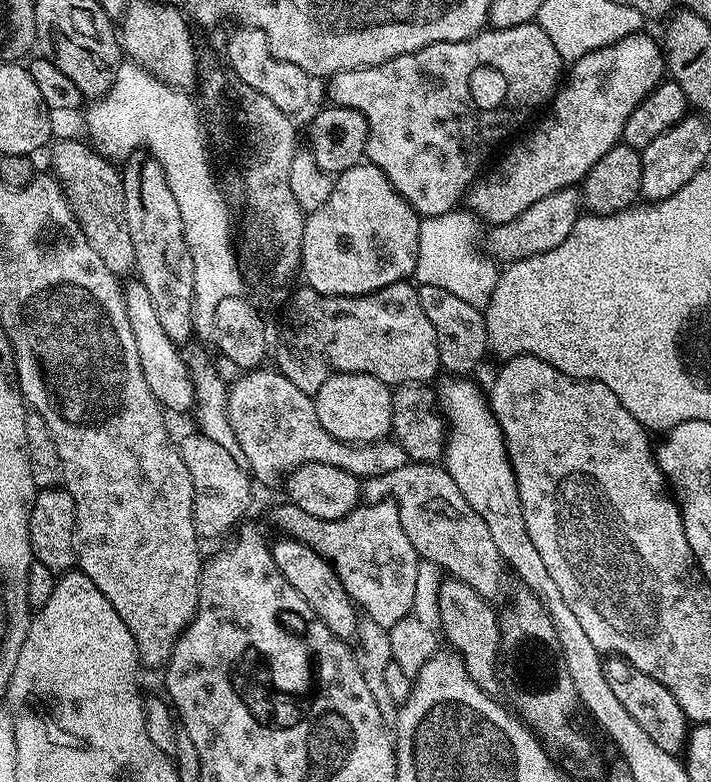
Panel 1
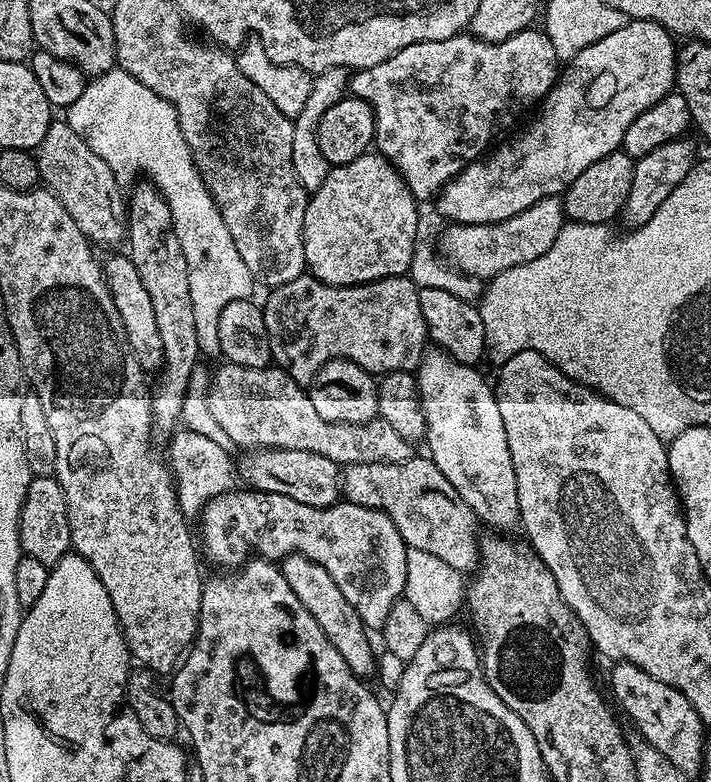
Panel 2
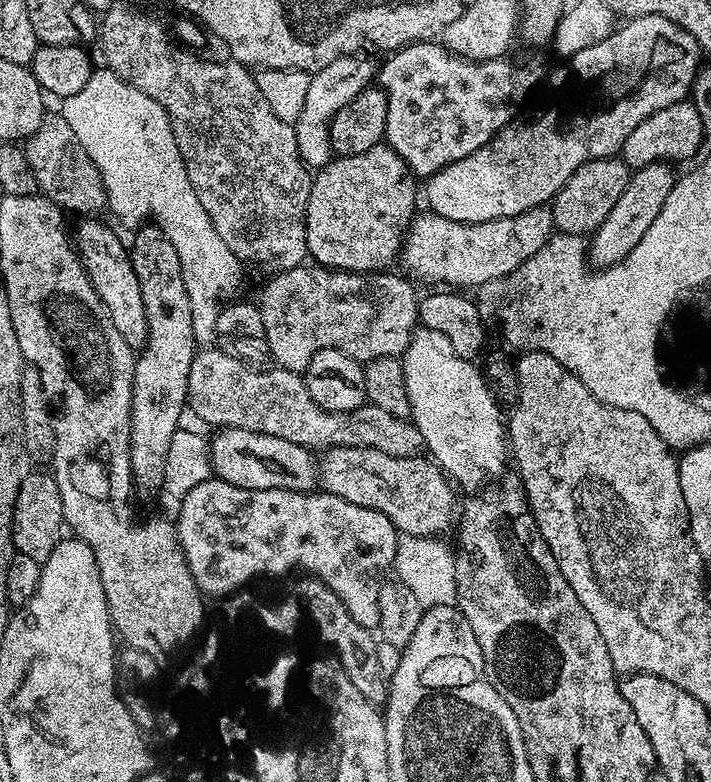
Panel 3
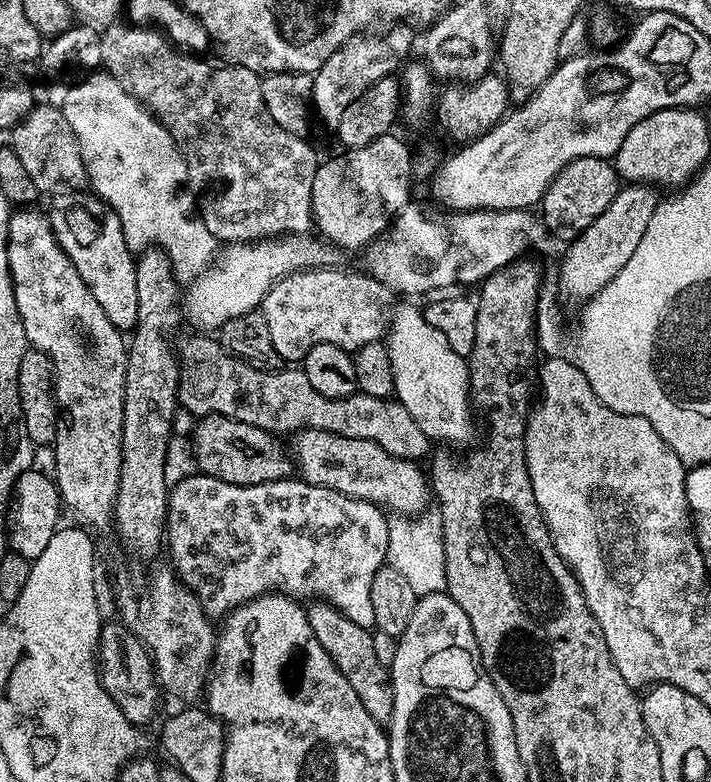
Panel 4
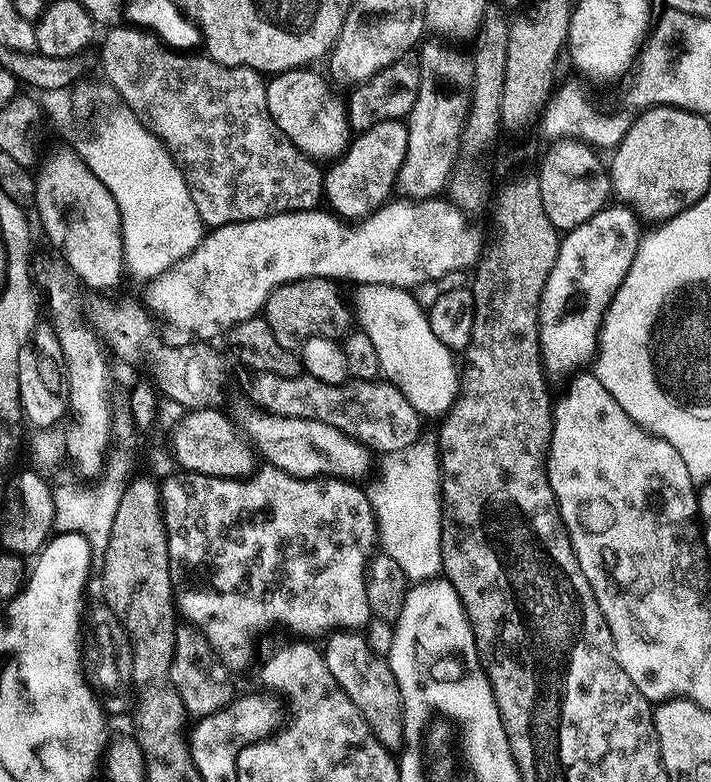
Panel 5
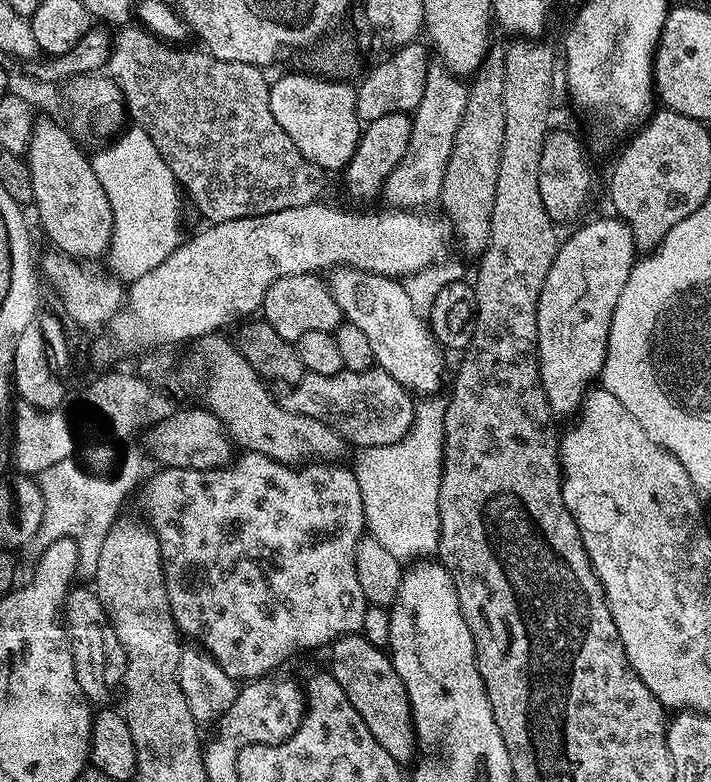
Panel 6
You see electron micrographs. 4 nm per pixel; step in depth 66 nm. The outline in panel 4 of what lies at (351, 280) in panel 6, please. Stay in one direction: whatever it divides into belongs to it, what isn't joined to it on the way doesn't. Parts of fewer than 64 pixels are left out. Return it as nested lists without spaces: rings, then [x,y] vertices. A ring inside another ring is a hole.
[[[404,302],[404,304],[395,309],[391,313],[390,323],[388,325],[388,331],[386,333],[386,347],[388,353],[390,354],[390,366],[394,366],[394,384],[396,390],[394,393],[395,399],[400,401],[402,406],[406,406],[406,410],[410,410],[410,418],[414,418],[414,422],[418,422],[418,426],[422,429],[422,434],[426,434],[429,438],[429,441],[436,442],[436,440],[441,440],[441,445],[452,446],[448,444],[468,444],[471,445],[472,439],[476,436],[476,424],[472,421],[472,412],[474,413],[474,405],[472,403],[472,397],[470,395],[470,389],[468,386],[468,361],[463,356],[454,354],[454,349],[450,347],[450,342],[446,342],[446,337],[442,335],[438,330],[434,330],[434,326],[430,326],[430,322],[426,322],[423,311],[419,307],[415,308],[415,303]]]

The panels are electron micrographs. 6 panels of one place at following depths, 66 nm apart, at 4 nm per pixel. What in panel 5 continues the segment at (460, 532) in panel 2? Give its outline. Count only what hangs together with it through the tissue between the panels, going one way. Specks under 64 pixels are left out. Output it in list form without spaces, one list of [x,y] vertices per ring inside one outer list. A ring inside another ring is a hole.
[[[255,414],[246,423],[246,431],[261,457],[264,456],[269,465],[294,478],[314,480],[331,478],[349,482],[363,481],[368,471],[373,471],[373,453],[365,444],[342,434],[342,430],[334,430],[334,426],[326,426],[326,422],[318,422],[310,418],[286,418]]]

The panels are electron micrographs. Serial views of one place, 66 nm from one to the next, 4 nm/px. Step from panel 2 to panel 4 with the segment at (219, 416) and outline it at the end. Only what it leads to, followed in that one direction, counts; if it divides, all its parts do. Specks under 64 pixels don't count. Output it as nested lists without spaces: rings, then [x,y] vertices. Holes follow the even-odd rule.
[[[192,334],[188,341],[184,345],[179,345],[178,355],[180,357],[180,390],[178,393],[178,404],[181,409],[184,408],[188,412],[193,412],[193,417],[199,418],[201,416],[225,416],[226,418],[234,418],[238,422],[246,422],[250,426],[258,426],[262,430],[271,432],[273,434],[281,434],[280,432],[288,432],[287,434],[295,434],[297,432],[303,432],[306,428],[313,428],[314,430],[326,430],[330,434],[338,434],[339,436],[345,436],[346,438],[362,438],[363,440],[369,440],[374,442],[378,446],[382,446],[382,450],[386,450],[392,456],[397,456],[399,460],[414,460],[417,462],[423,461],[423,456],[429,455],[428,447],[430,447],[430,441],[426,434],[422,434],[422,429],[419,428],[418,422],[414,422],[414,418],[410,418],[410,410],[406,410],[406,406],[402,406],[400,401],[395,398],[389,398],[386,396],[371,396],[362,391],[356,391],[353,396],[347,396],[346,398],[326,398],[322,394],[318,394],[318,390],[314,390],[314,386],[310,386],[310,378],[306,378],[306,374],[303,370],[294,369],[295,367],[288,366],[283,370],[265,370],[255,364],[249,364],[246,360],[239,360],[237,356],[231,356],[225,348],[220,345],[219,339],[213,338],[208,334]]]

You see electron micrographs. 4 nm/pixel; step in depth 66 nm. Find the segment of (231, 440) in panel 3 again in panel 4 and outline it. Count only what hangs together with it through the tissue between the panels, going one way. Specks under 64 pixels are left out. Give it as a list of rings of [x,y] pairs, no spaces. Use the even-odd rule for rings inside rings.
[[[201,416],[195,423],[196,433],[191,433],[190,439],[196,453],[197,469],[203,475],[238,486],[287,480],[293,475],[293,457],[285,445],[283,448],[276,441],[279,439],[273,433],[225,416]]]

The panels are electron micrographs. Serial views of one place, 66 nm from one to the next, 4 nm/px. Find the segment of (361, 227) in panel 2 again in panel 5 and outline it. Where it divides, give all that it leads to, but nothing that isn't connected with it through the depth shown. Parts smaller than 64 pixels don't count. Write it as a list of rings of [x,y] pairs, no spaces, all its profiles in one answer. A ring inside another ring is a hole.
[[[383,120],[372,126],[370,130],[359,133],[349,143],[348,151],[335,157],[323,173],[324,190],[322,196],[326,204],[328,200],[329,205],[327,204],[327,207],[344,222],[359,222],[379,210],[384,204],[388,203],[397,187],[407,149],[408,125],[404,120]]]

